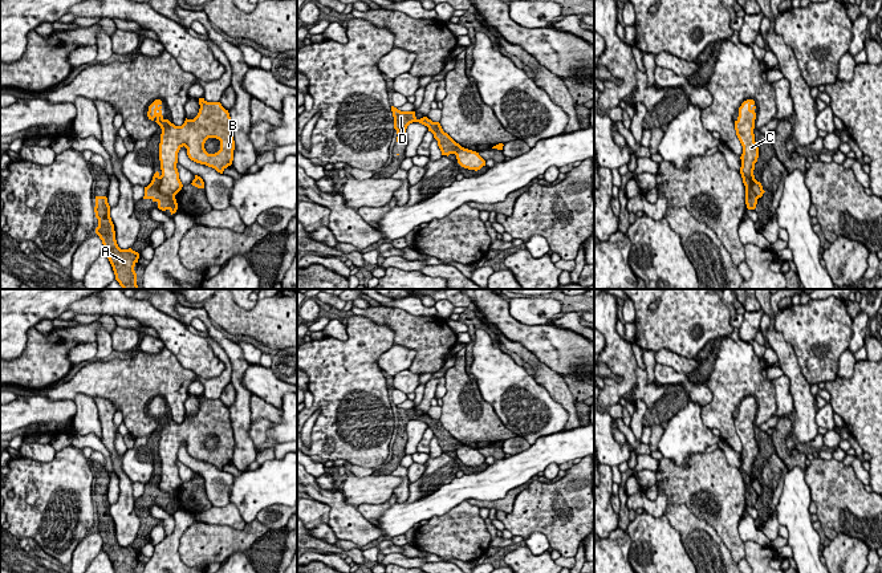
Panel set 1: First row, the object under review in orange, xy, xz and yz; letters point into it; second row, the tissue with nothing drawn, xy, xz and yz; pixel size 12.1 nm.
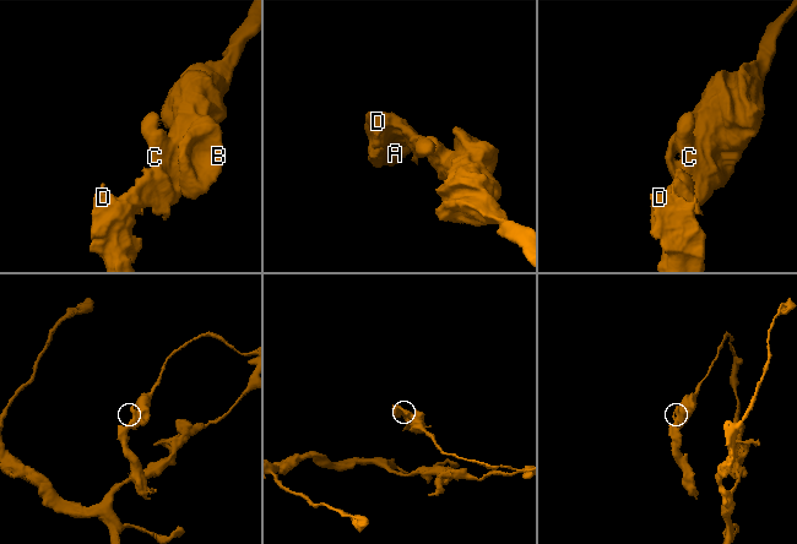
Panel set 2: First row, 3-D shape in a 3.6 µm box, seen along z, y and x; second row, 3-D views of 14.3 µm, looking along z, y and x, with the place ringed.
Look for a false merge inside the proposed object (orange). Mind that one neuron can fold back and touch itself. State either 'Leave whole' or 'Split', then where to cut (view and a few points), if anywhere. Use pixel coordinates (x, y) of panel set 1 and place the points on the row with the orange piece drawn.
Split. Split along xy (159, 177), (159, 190), (174, 196)

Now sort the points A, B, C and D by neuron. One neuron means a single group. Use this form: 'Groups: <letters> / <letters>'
Groups: A D / B C

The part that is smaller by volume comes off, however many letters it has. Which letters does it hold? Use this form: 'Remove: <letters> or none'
Remove: A, D

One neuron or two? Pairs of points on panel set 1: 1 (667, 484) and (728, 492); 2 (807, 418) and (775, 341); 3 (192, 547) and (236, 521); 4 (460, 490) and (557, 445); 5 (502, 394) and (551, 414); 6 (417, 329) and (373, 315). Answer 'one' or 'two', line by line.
1: one
2: one
3: two
4: one
5: one
6: one

